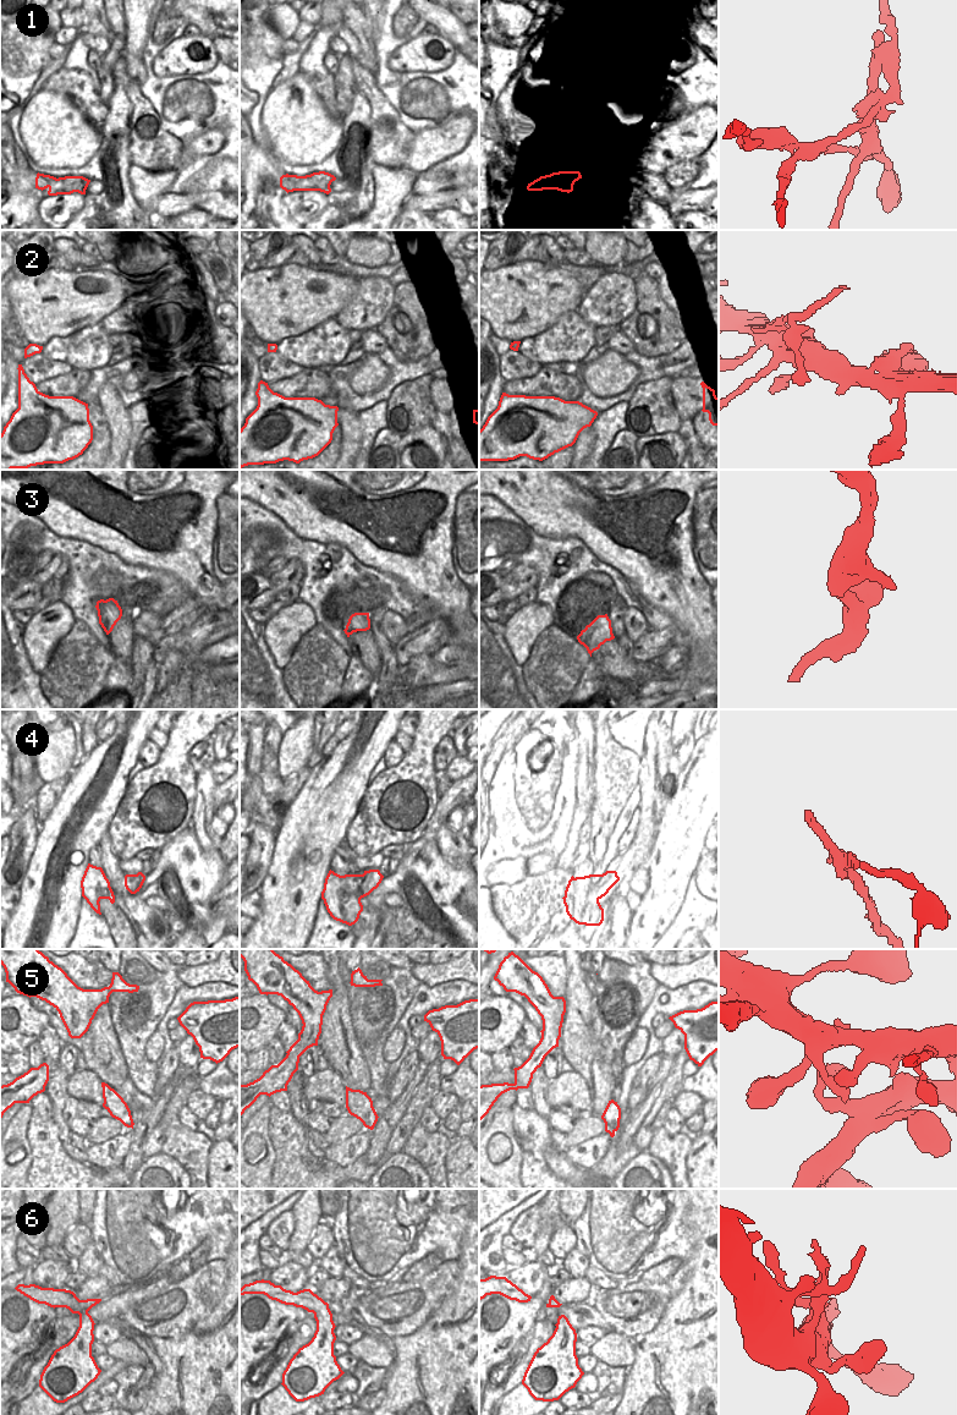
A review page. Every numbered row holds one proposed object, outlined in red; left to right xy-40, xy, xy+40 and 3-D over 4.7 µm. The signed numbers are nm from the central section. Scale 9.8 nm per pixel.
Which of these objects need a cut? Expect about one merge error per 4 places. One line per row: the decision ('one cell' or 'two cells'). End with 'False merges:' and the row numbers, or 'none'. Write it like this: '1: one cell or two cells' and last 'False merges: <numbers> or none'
1: two cells
2: one cell
3: one cell
4: two cells
5: one cell
6: one cell
False merges: 1, 4

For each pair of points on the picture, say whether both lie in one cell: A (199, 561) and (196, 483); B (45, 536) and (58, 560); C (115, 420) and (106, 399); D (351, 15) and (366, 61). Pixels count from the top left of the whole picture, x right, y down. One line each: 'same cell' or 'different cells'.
A: same cell
B: different cells
C: same cell
D: same cell

